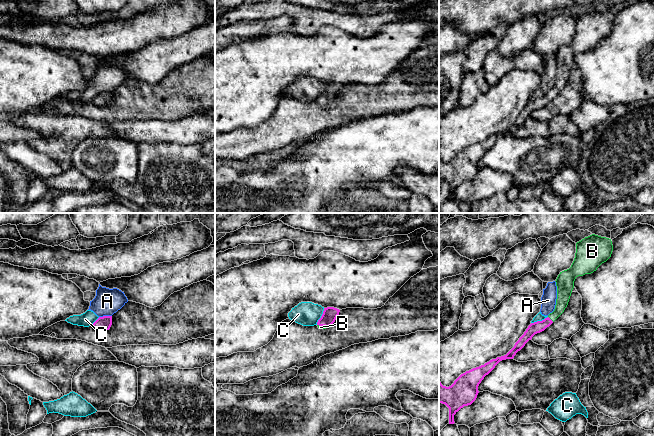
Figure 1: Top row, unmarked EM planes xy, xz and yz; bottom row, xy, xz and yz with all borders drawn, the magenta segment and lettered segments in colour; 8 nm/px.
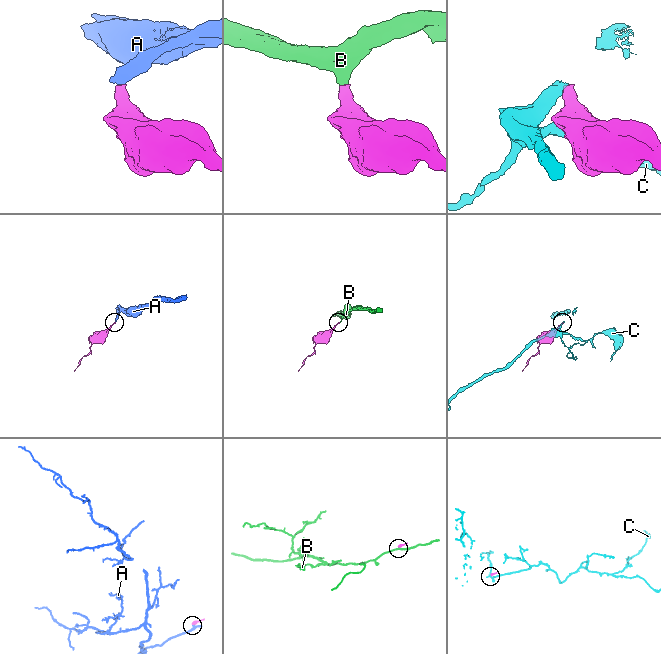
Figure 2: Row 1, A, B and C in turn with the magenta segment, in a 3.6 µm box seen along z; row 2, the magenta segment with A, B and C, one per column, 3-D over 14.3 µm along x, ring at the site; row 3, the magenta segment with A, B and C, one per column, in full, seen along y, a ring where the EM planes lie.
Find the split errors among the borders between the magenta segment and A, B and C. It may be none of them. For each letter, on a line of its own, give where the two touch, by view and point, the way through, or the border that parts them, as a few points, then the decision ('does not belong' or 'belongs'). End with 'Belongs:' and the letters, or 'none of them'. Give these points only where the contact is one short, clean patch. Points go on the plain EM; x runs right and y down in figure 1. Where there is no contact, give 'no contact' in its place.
A: xy (105, 92) | along xy (111, 91), (99, 93) | does not belong
B: yz (550, 95) | across yz (539, 102), (550, 95), (558, 87), (564, 68) | belongs
C: xz (321, 92) | along xz (324, 84), (316, 100) | does not belong
Belongs: B

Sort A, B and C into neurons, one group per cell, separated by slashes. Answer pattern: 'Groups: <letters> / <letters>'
Groups: A C / B

